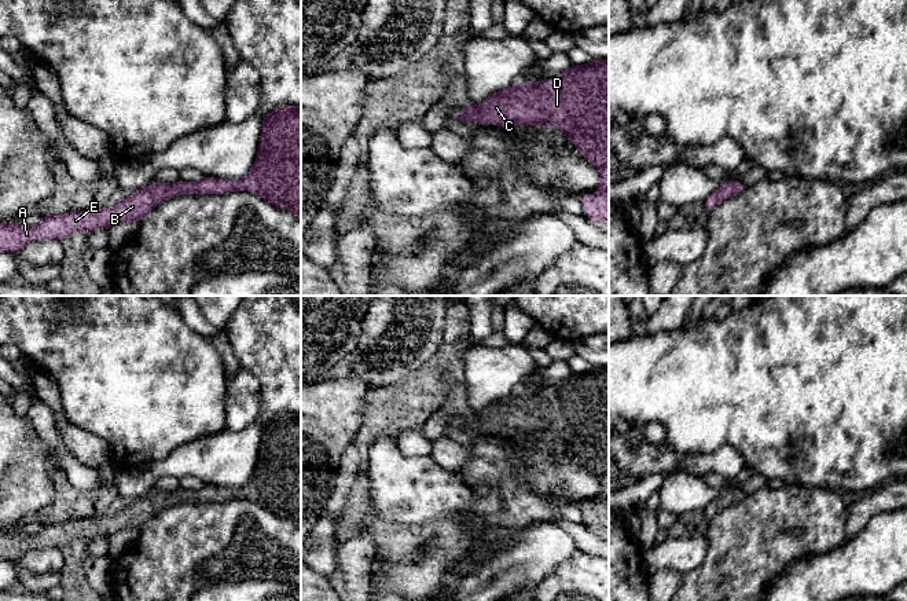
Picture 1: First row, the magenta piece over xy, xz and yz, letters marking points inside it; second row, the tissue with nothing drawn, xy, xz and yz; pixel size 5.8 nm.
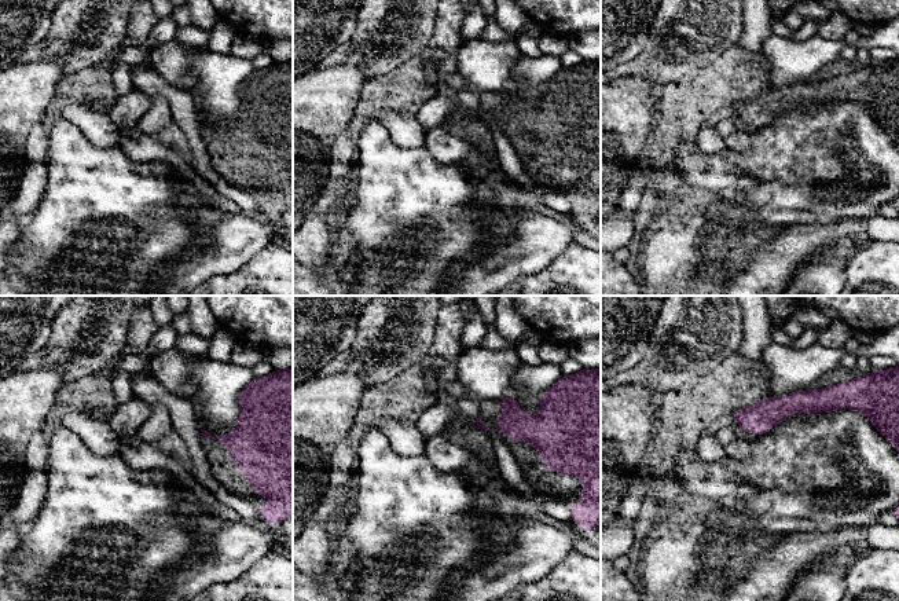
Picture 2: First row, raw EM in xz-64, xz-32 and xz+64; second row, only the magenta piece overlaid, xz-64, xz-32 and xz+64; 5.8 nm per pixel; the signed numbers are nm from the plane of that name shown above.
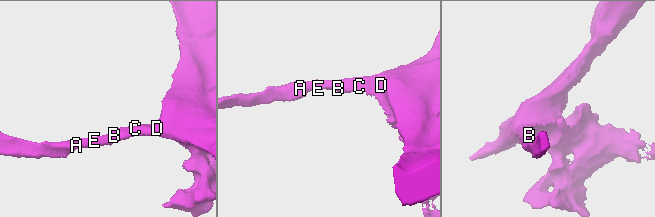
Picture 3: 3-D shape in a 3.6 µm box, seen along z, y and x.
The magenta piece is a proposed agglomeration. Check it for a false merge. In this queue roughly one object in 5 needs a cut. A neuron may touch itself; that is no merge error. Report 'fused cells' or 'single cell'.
single cell

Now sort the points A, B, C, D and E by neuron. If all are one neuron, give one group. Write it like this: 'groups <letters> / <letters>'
groups A B C D E

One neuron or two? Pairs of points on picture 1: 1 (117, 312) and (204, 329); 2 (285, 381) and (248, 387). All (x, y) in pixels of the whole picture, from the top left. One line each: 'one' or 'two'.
1: two
2: two

